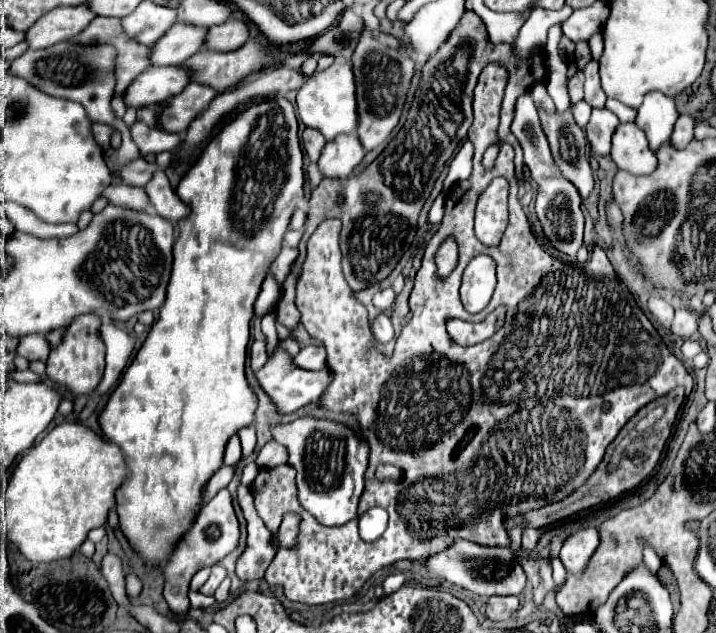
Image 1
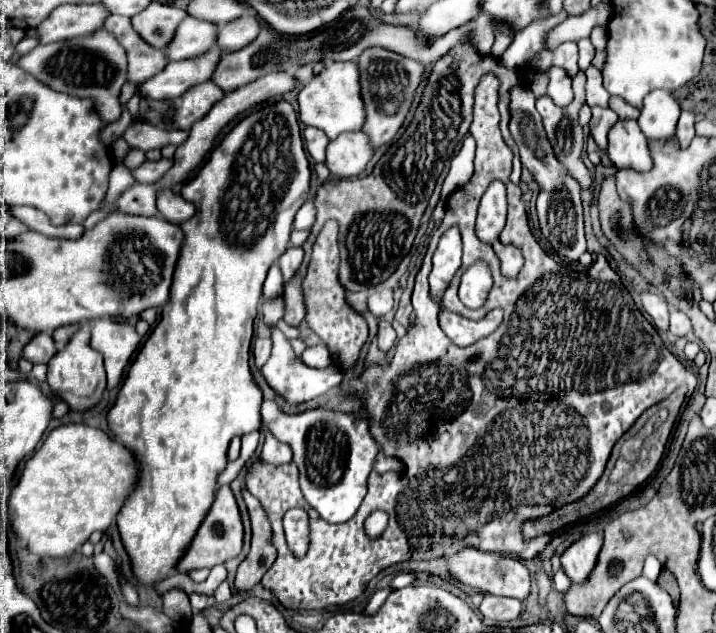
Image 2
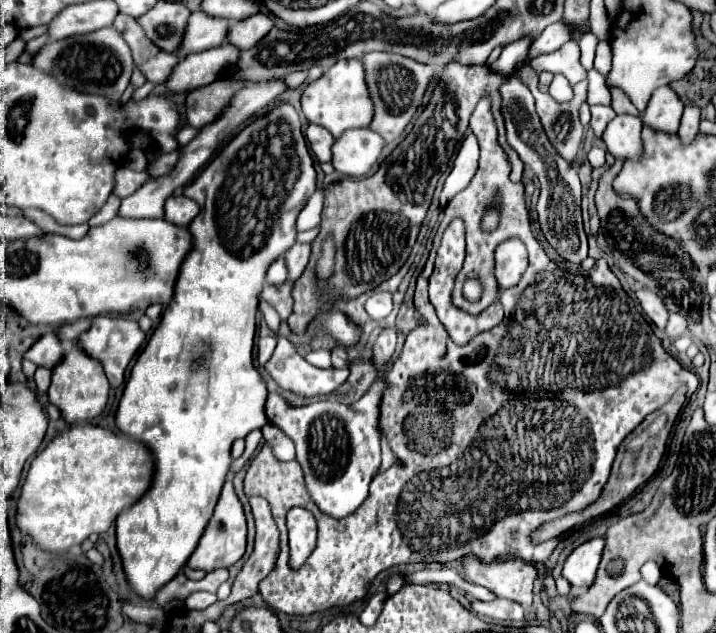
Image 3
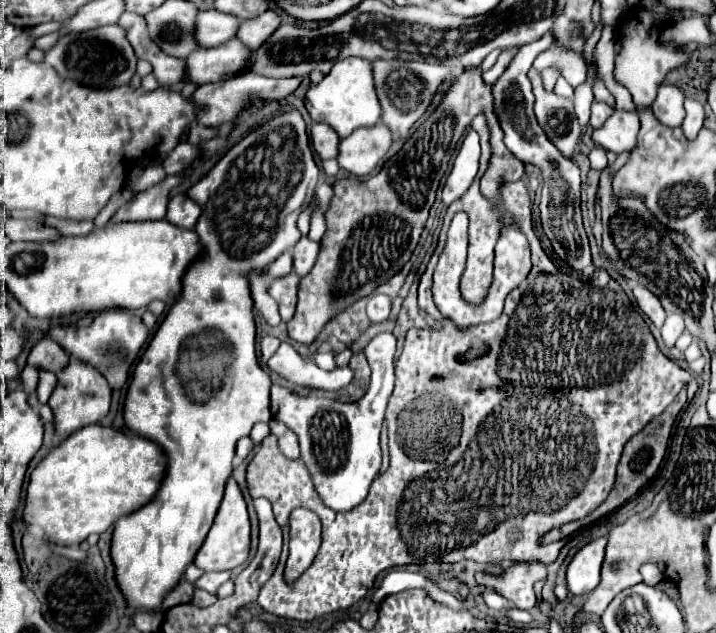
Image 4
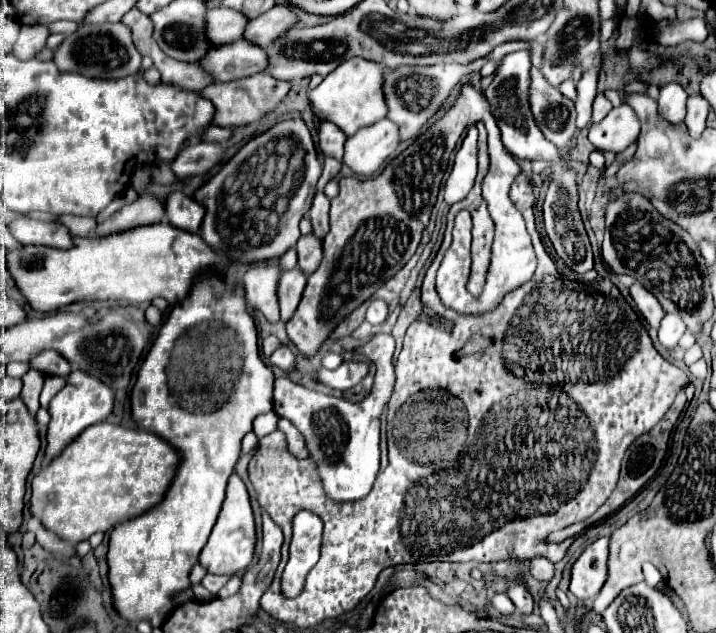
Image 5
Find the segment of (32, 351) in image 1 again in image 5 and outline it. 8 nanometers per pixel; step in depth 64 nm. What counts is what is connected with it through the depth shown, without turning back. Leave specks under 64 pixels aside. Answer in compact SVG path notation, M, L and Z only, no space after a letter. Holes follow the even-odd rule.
M44 350L40 352L36 358L32 358L30 366L46 376L68 376L70 374L70 364L64 362L64 358L60 358L54 350Z

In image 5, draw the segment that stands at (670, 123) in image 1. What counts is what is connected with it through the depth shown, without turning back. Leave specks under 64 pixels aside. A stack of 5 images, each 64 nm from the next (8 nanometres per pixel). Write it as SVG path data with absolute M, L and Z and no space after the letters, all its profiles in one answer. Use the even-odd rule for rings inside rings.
M670 82L670 84L662 86L660 98L658 98L660 116L672 124L682 122L686 116L686 98L688 98L688 94L680 84Z

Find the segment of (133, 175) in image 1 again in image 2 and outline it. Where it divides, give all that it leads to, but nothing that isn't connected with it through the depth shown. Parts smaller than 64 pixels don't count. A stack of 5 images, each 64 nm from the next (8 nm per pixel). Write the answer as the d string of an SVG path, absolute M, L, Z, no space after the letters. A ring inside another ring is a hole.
M160 158L156 162L144 162L140 168L136 168L132 174L136 176L138 182L158 182L170 168L174 160L172 158Z

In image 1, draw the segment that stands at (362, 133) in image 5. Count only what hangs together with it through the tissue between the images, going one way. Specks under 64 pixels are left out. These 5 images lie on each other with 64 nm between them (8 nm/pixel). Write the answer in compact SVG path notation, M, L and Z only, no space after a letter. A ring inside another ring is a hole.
M340 134L324 146L318 166L326 178L348 178L358 170L364 156L366 150L356 134Z

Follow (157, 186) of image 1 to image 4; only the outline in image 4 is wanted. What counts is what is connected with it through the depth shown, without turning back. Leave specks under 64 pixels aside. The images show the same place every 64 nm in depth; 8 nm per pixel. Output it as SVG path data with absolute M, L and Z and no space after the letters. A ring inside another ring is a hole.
M176 194L176 196L172 196L170 202L168 202L166 220L168 220L170 224L180 226L180 228L194 230L200 214L202 214L202 208L200 208L194 200L190 200L190 198L184 196L184 194Z

